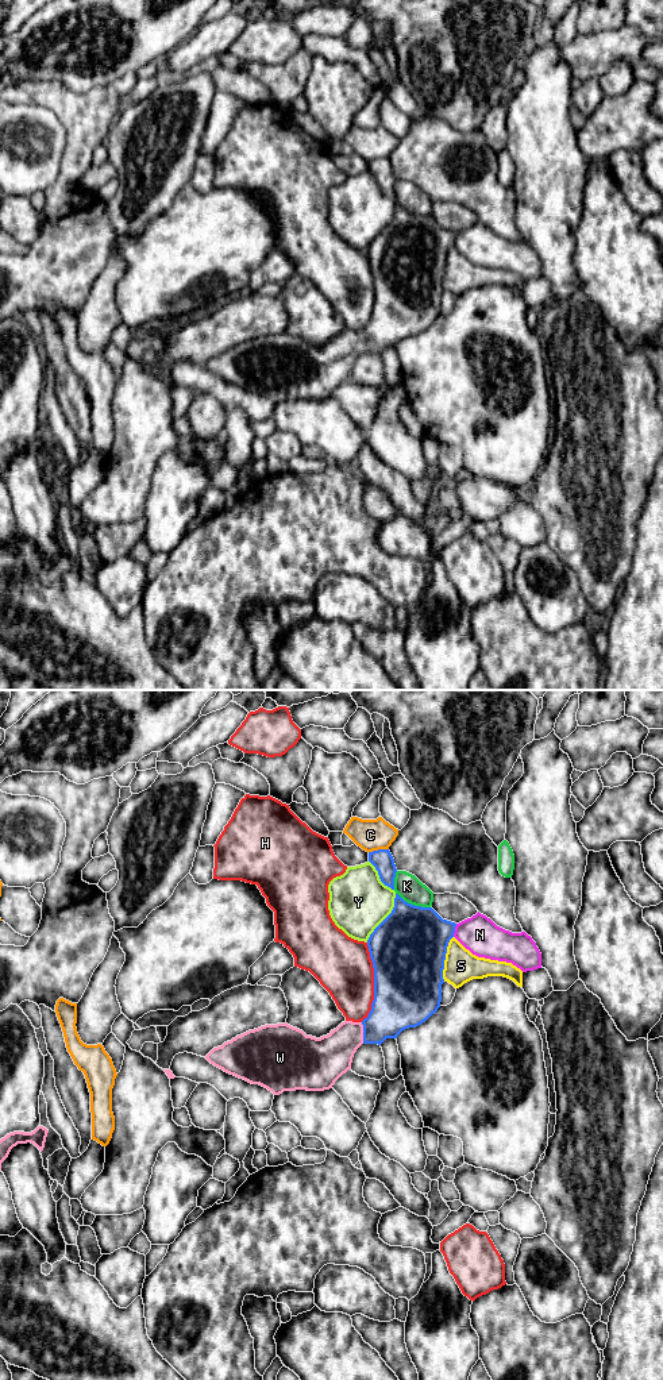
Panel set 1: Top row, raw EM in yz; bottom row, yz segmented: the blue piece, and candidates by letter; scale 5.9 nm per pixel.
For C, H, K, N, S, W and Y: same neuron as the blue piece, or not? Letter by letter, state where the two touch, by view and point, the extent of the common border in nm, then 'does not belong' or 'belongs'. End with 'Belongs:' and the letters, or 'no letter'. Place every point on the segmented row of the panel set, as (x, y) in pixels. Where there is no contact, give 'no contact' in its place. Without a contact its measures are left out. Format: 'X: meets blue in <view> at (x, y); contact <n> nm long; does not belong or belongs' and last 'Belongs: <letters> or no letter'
C: meets blue in yz at (378, 850); contact 120 nm long; does not belong
H: meets blue in yz at (374, 982); contact 480 nm long; does not belong
K: meets blue in yz at (413, 905); contact 220 nm long; does not belong
N: meets blue in yz at (454, 931); contact 80 nm long; does not belong
S: meets blue in yz at (444, 959); contact 280 nm long; does not belong
W: meets blue in yz at (363, 1033); contact 130 nm long; belongs
Y: meets blue in yz at (385, 918); contact 340 nm long; does not belong
Belongs: W

